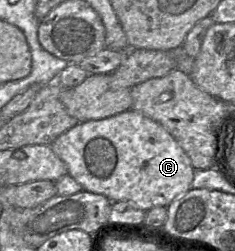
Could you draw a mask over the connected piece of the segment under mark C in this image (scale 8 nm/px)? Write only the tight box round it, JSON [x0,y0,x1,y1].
[51,109,194,211]

